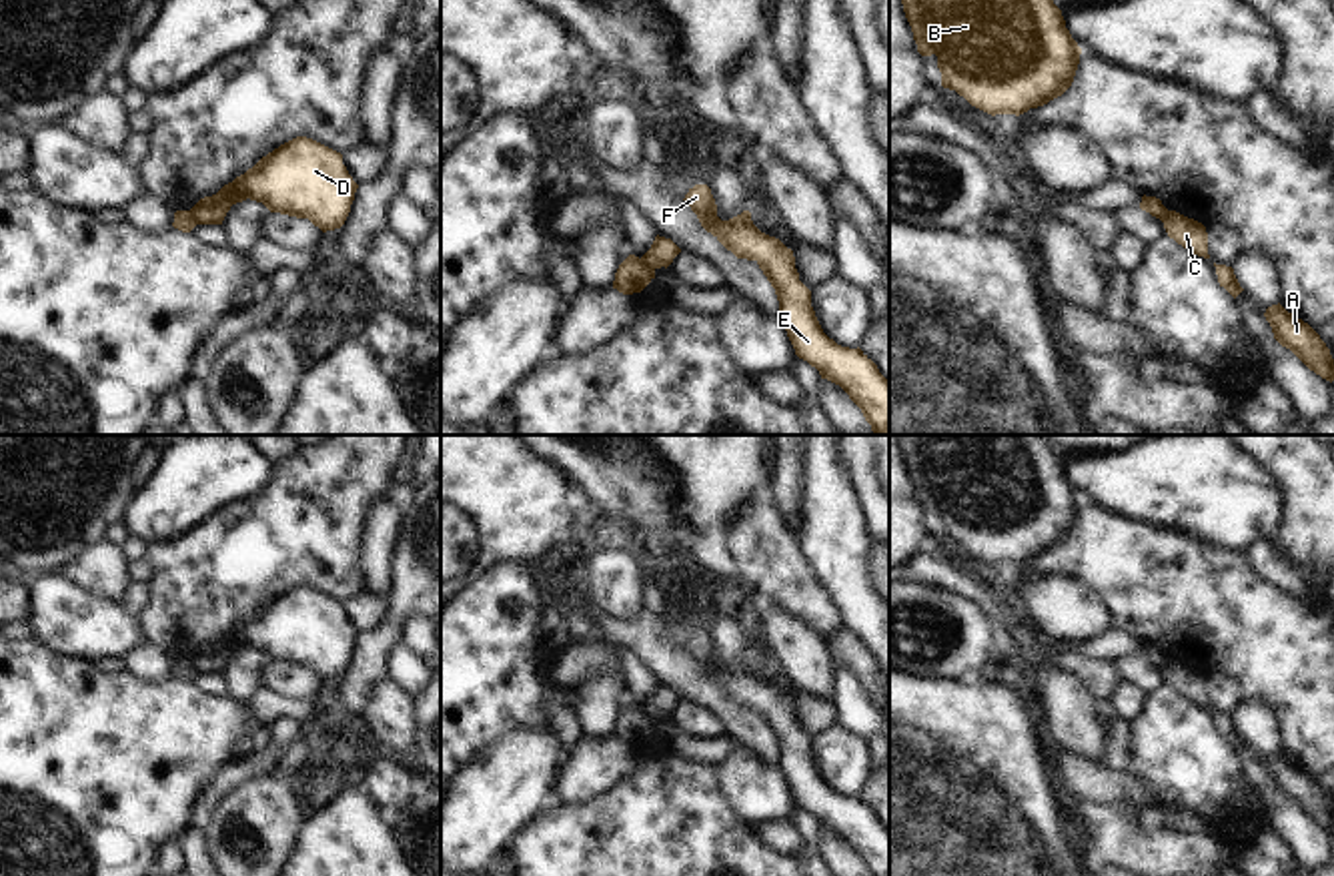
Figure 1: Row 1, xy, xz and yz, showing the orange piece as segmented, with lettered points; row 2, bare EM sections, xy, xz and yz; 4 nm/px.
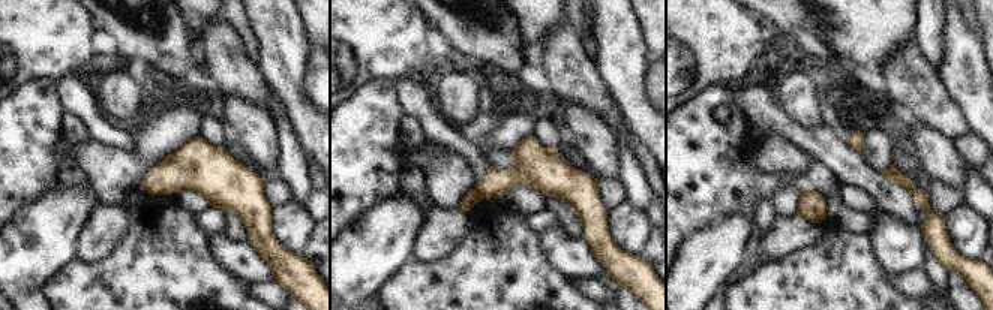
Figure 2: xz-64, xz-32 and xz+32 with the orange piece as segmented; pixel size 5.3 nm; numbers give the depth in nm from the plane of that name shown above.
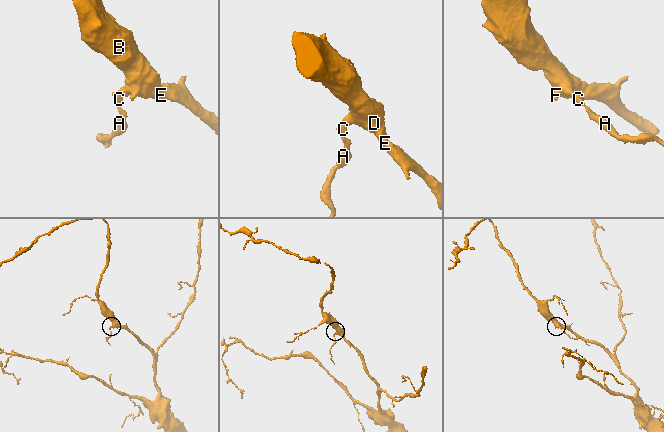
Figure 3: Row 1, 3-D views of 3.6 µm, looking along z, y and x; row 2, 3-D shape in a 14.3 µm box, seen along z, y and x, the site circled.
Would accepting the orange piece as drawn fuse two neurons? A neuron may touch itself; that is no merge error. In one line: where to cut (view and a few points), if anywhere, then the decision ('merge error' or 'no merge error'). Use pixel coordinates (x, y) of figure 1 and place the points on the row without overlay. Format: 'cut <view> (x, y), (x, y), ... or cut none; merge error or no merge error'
cut xz (639, 708), (653, 718); merge error

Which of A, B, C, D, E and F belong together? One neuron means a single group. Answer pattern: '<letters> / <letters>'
A C / B D E F

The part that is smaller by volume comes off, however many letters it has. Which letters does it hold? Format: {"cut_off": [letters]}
{"cut_off": ["A", "C"]}

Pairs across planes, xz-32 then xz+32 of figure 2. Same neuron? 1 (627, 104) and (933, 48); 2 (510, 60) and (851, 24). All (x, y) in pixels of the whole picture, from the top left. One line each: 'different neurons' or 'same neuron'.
1: different neurons
2: different neurons

